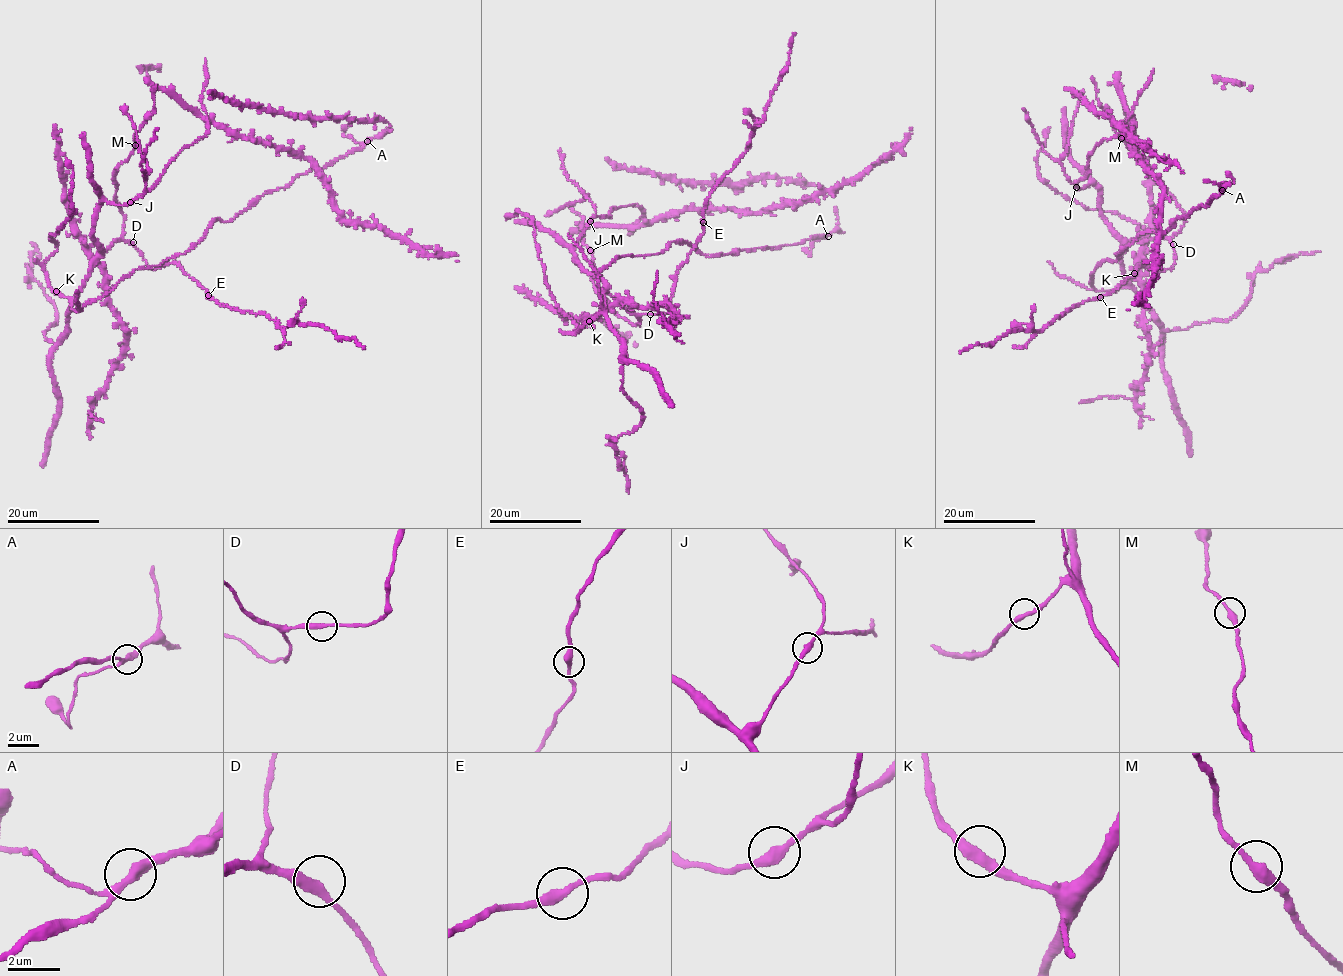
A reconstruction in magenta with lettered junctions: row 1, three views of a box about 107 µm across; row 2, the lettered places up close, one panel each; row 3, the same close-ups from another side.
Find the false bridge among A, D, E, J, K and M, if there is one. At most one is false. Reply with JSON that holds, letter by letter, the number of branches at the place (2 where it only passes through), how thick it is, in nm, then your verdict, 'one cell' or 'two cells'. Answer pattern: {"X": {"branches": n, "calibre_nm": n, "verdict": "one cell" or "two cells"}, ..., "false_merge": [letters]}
{"A": {"branches": 2, "calibre_nm": 360, "verdict": "one cell"}, "D": {"branches": 2, "calibre_nm": 340, "verdict": "one cell"}, "E": {"branches": 2, "calibre_nm": 360, "verdict": "one cell"}, "J": {"branches": 2, "calibre_nm": 360, "verdict": "one cell"}, "K": {"branches": 2, "calibre_nm": 360, "verdict": "one cell"}, "M": {"branches": 2, "calibre_nm": 360, "verdict": "one cell"}, "false_merge": []}

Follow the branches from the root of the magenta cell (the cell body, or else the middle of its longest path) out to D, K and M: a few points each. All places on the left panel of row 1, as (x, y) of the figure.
D: (83, 306), (76, 311), (72, 310), (71, 298), (81, 288), (99, 252), (108, 249), (116, 241), (133, 242)
K: (83, 306), (76, 311), (72, 310), (71, 301), (56, 291)
M: (83, 306), (72, 310), (71, 298), (99, 252), (123, 233), (113, 176), (135, 145)

